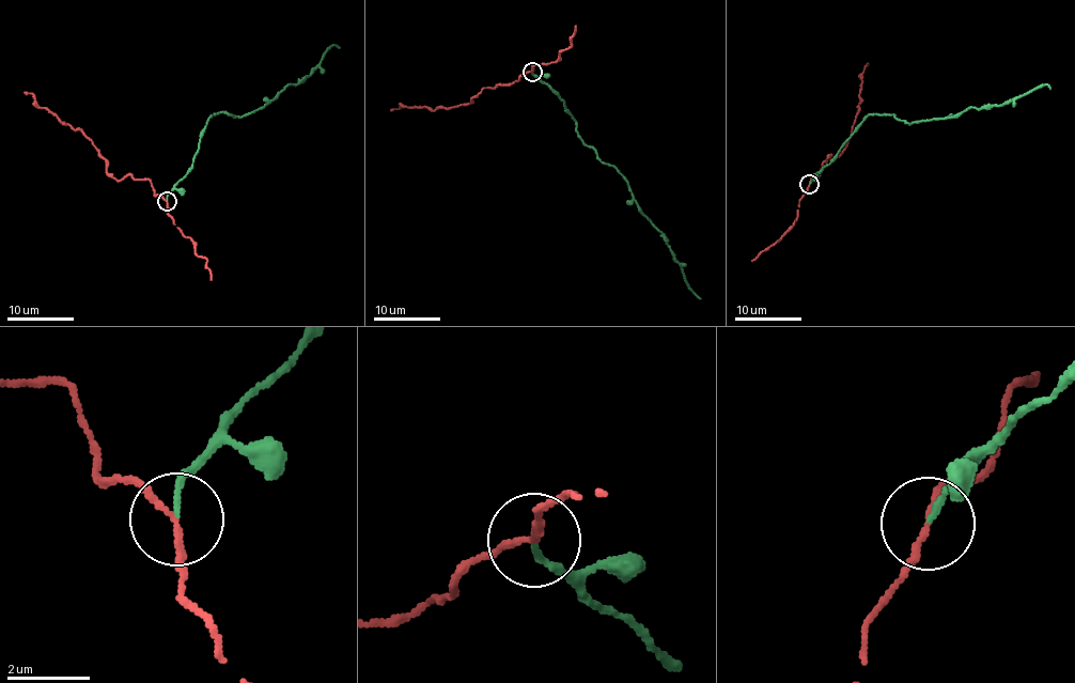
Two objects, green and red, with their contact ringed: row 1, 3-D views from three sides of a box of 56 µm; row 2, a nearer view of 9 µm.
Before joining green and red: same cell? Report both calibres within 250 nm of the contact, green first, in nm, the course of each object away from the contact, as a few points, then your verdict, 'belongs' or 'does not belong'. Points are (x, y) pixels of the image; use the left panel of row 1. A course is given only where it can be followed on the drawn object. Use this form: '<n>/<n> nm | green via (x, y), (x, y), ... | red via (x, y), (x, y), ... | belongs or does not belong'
130/140 nm | green via (167, 202), (192, 165), (200, 134), (213, 114), (245, 117), (261, 109), (308, 75), (331, 46), (340, 48) | red via (167, 202), (149, 180), (128, 175), (119, 181), (107, 172), (106, 159), (83, 134), (24, 92) | does not belong

